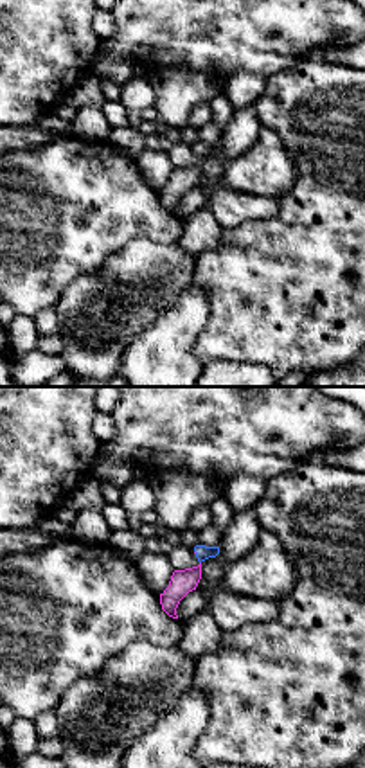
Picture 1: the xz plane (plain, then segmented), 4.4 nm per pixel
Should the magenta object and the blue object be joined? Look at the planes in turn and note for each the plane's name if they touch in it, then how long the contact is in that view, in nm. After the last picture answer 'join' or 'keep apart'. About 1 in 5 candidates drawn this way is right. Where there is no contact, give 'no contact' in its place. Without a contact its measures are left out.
no contact

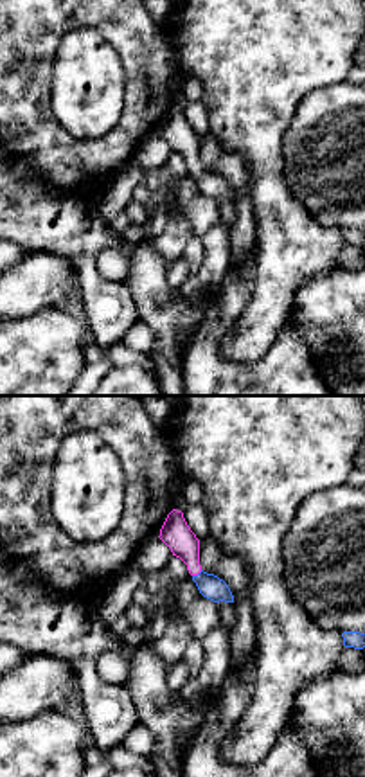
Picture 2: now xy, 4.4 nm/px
contact in xy; length 50 nm

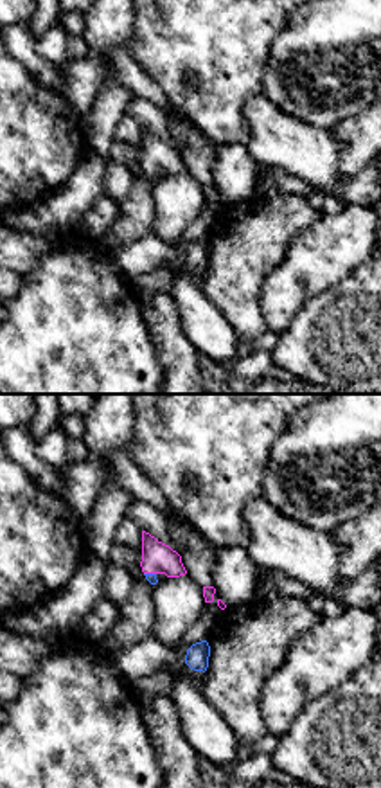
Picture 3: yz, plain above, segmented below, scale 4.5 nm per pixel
contact in yz; length 60 nm

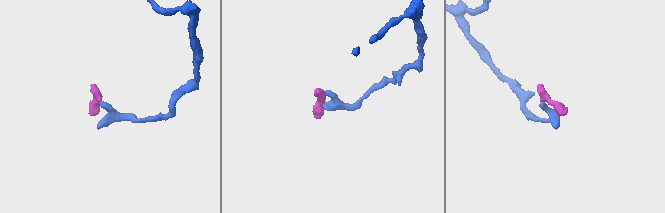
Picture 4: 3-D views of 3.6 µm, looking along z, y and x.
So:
join

